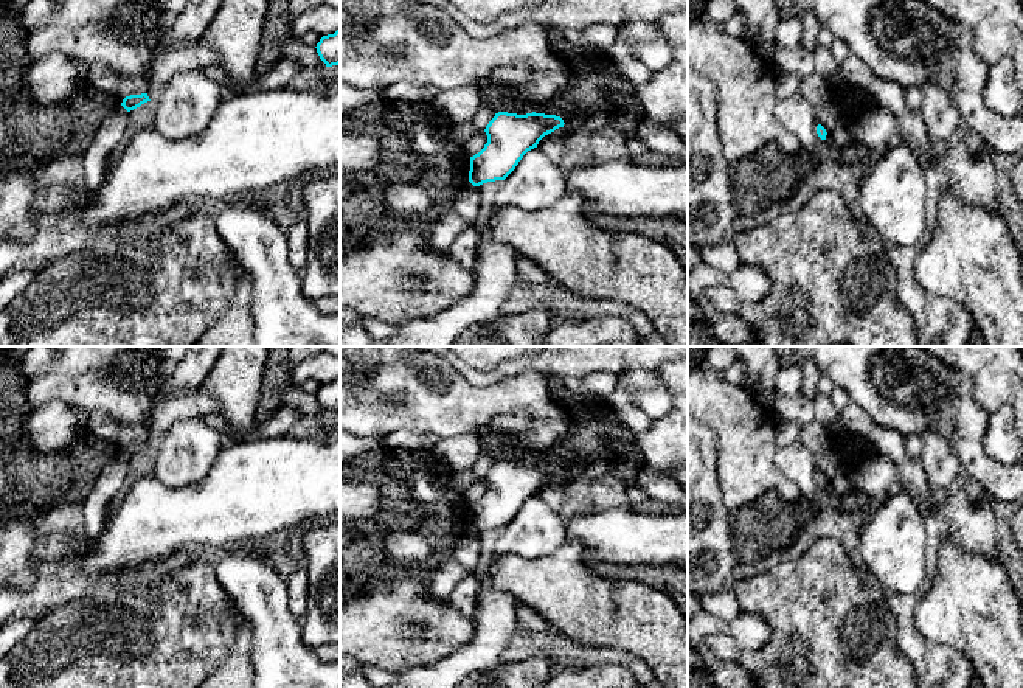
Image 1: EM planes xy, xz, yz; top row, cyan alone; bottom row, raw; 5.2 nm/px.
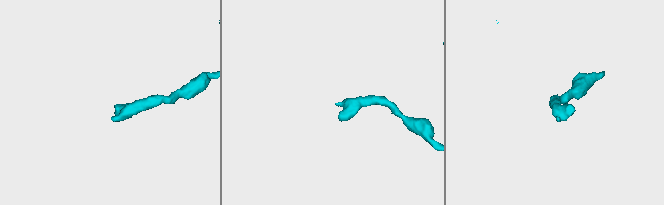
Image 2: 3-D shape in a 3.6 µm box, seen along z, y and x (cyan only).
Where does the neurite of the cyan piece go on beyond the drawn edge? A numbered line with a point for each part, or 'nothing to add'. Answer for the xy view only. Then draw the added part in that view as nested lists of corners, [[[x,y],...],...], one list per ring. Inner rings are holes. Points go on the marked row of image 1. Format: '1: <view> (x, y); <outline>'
nothing to add

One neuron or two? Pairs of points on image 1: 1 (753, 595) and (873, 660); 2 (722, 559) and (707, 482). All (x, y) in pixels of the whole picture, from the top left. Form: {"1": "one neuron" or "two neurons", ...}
{"1": "one neuron", "2": "one neuron"}

